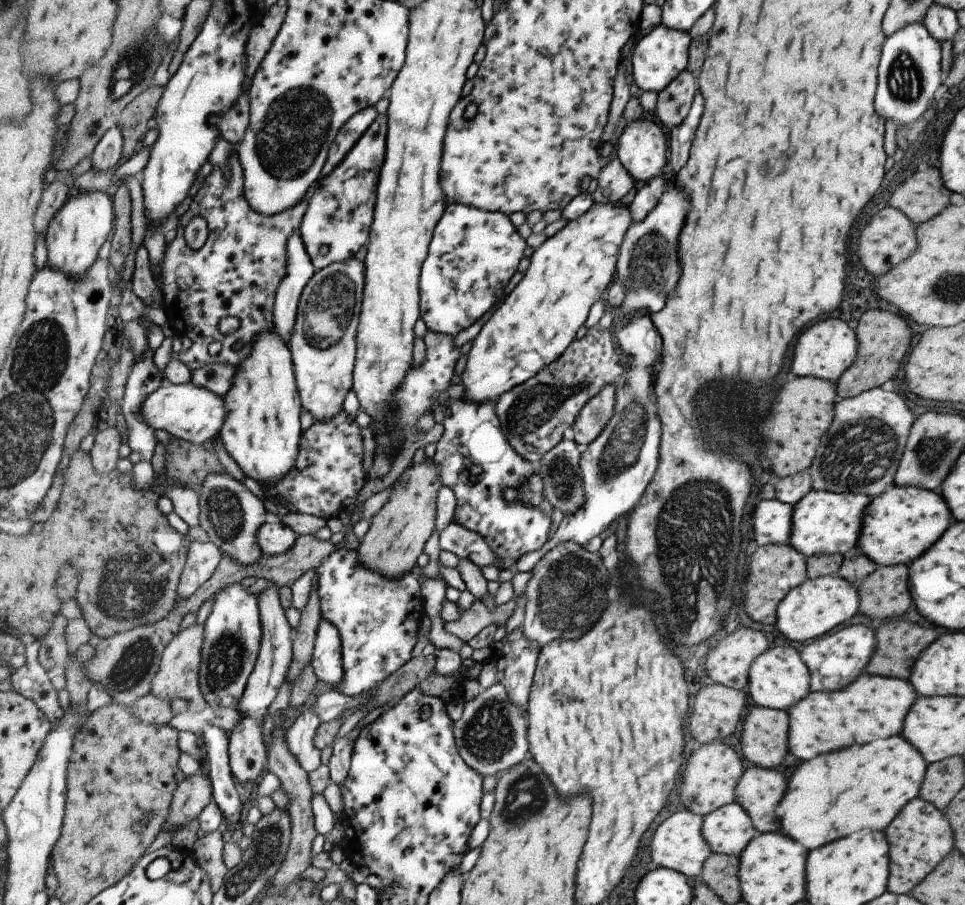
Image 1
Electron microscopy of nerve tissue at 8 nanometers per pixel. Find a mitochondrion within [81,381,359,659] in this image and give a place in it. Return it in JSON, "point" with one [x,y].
{"point":[129,586]}

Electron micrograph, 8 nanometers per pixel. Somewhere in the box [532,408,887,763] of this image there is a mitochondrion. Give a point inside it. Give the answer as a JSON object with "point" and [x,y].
{"point":[695,535]}

